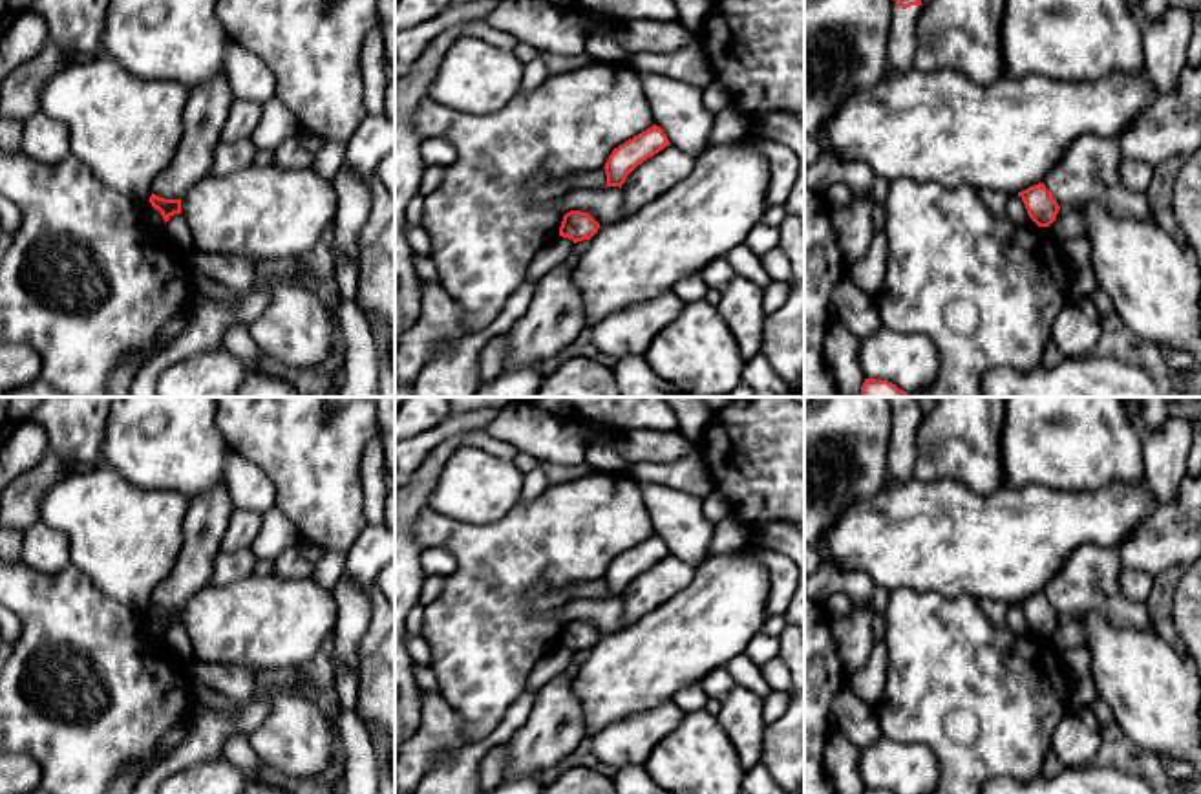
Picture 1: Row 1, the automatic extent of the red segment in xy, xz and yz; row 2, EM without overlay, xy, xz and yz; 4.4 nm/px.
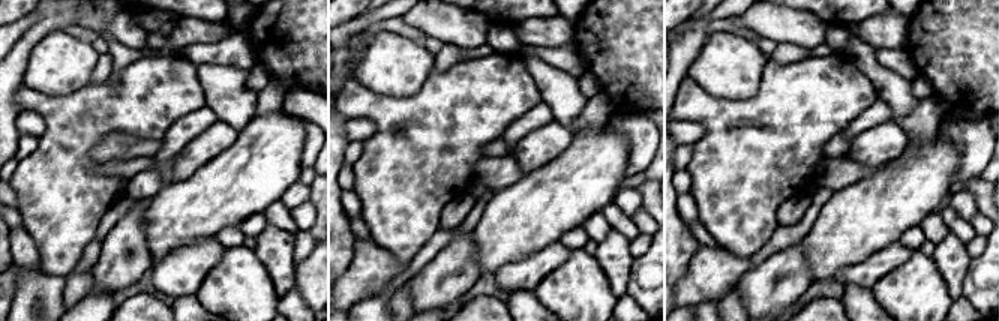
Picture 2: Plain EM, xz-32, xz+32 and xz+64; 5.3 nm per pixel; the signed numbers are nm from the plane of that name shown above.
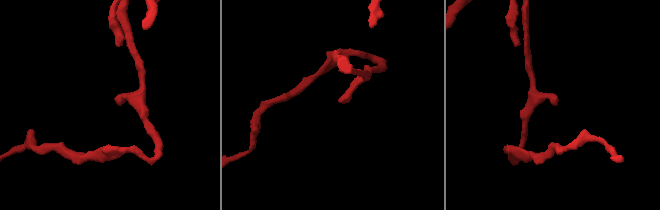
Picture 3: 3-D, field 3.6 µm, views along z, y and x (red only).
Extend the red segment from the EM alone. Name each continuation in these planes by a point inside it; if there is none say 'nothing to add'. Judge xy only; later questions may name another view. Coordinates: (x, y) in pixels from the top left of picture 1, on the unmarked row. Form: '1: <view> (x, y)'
nothing to add

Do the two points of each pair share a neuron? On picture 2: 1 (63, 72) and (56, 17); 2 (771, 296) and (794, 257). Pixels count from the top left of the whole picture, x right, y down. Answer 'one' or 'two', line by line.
1: two
2: one

